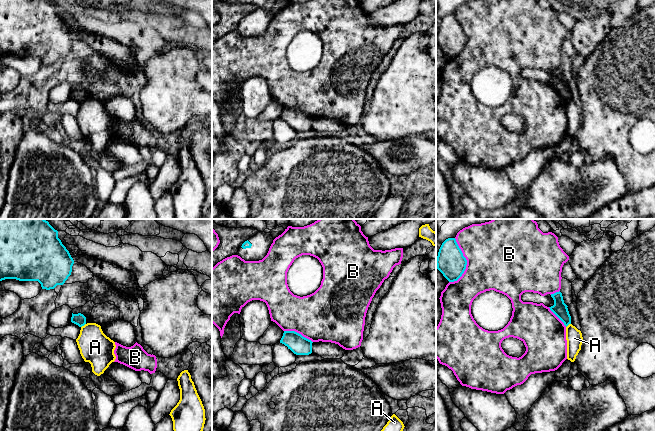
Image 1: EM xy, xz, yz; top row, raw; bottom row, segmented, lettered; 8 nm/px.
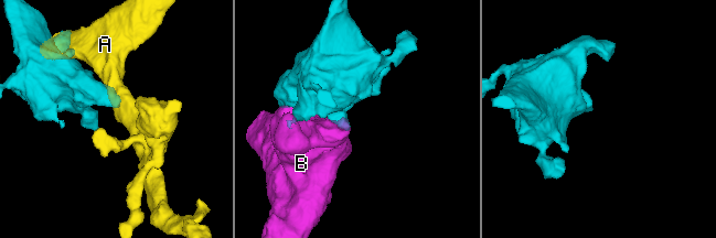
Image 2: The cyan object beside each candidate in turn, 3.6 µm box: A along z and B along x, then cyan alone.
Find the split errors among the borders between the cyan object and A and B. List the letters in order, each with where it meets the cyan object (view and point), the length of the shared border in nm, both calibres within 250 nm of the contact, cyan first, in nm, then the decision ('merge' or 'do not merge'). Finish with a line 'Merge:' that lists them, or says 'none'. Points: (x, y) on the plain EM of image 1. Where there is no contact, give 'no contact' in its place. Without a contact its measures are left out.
A: xy (83, 101) | 50 nm | 100/260 nm | do not merge
B: yz (466, 39) | 360 nm | 220/480 nm | do not merge
Merge: none

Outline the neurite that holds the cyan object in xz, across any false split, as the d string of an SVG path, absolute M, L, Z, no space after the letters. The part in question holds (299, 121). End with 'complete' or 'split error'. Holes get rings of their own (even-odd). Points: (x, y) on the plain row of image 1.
M284 107L280 119L288 123L296 131L312 129L312 117L295 107Z; complete

